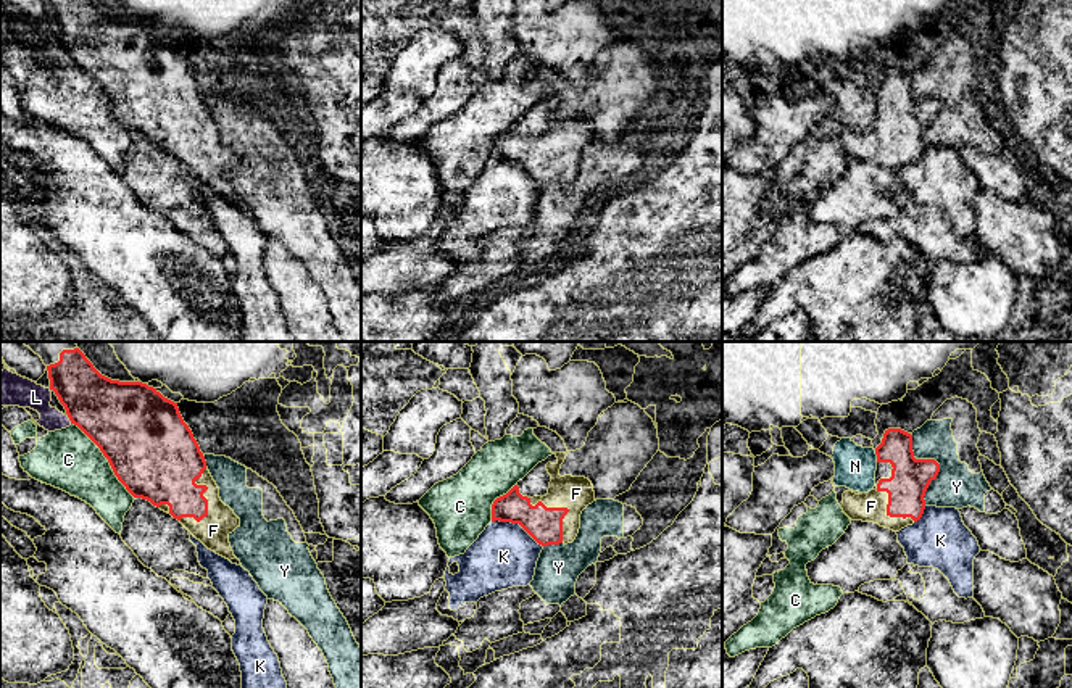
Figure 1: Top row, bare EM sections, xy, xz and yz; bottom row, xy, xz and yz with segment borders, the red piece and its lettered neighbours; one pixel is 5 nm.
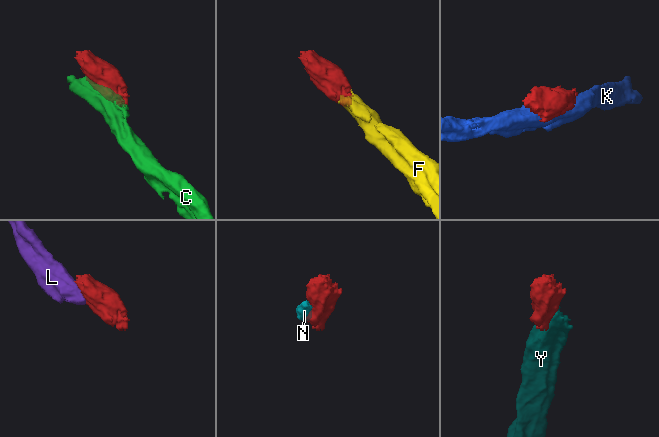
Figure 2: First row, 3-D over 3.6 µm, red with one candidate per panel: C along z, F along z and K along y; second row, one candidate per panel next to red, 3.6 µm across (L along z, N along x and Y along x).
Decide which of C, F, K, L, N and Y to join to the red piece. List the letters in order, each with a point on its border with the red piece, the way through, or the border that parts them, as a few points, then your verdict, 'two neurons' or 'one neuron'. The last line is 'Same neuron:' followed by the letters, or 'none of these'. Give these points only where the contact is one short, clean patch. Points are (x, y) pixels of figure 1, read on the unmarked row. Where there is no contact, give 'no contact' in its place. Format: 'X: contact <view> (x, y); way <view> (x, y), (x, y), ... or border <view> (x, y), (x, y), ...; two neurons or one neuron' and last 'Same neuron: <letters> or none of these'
C: contact xy (107, 97); two neurons
F: contact xy (207, 140); way xy (165, 113), (197, 140), (207, 140), (207, 157), (213, 169); one neuron
K: contact xz (518, 161); two neurons
L: contact xy (70, 58); border xy (66, 55), (71, 62); two neurons
N: contact yz (877, 95); two neurons
Y: contact yz (935, 100); two neurons
Same neuron: F

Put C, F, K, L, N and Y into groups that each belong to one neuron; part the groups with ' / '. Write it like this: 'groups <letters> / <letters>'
groups C L / F / K / N / Y

